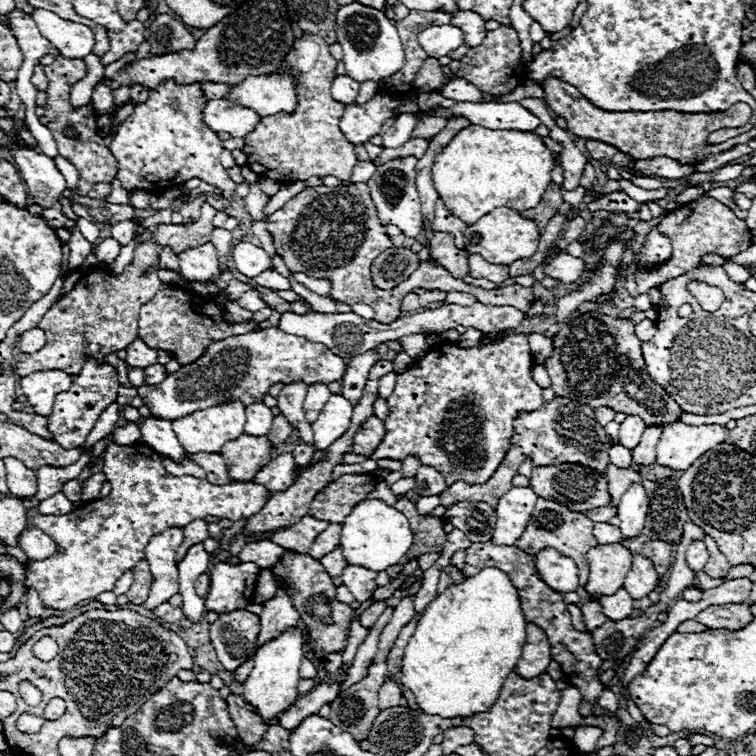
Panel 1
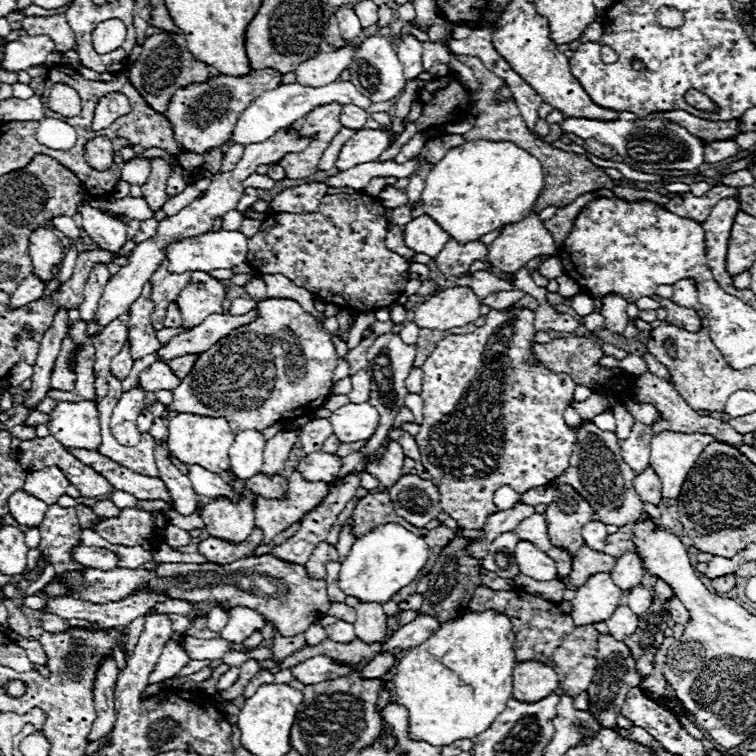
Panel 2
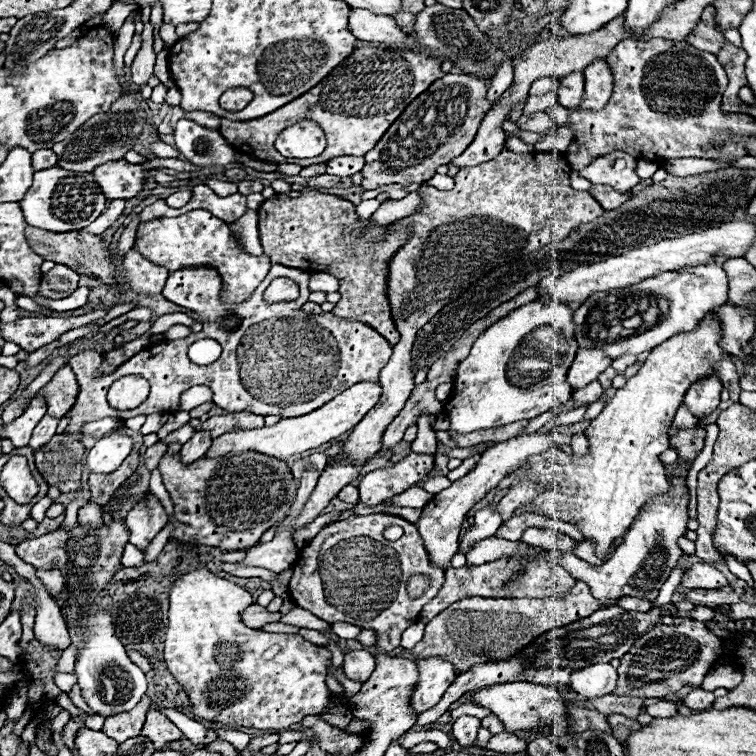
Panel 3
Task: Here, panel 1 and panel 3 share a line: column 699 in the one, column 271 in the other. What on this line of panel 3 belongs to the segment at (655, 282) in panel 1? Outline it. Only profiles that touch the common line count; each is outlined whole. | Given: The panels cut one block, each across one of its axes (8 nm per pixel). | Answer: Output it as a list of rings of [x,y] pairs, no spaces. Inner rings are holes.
[[[310,190],[298,198],[276,194],[260,206],[260,240],[272,264],[334,274],[340,280],[342,298],[334,306],[332,314],[344,320],[360,320],[388,338],[388,342],[396,344],[400,334],[392,322],[386,300],[386,266],[408,234],[404,230],[388,234],[388,226],[360,234],[366,224],[368,220],[358,220],[352,202],[320,194],[318,190]]]

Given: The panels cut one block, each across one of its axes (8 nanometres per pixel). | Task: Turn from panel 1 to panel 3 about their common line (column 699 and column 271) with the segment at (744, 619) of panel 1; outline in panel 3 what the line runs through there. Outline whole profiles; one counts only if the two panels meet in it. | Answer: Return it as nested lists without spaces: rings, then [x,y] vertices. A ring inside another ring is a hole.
[[[250,604],[244,612],[242,612],[242,622],[250,628],[262,628],[264,624],[268,622],[278,622],[282,618],[280,612],[276,614],[270,614],[264,606],[258,606],[258,604]]]

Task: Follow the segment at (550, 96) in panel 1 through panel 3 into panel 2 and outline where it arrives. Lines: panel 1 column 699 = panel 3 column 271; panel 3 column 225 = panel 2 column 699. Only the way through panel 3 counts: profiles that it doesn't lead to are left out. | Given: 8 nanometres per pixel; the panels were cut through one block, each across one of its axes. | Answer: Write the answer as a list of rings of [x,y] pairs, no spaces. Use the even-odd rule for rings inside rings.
[[[672,110],[668,112],[668,118],[672,122],[682,124],[684,128],[688,128],[692,134],[696,134],[702,142],[714,142],[714,140],[724,140],[724,138],[734,138],[738,136],[738,120],[732,122],[708,122],[708,120],[700,120],[694,118],[692,114],[684,112],[684,110]]]

